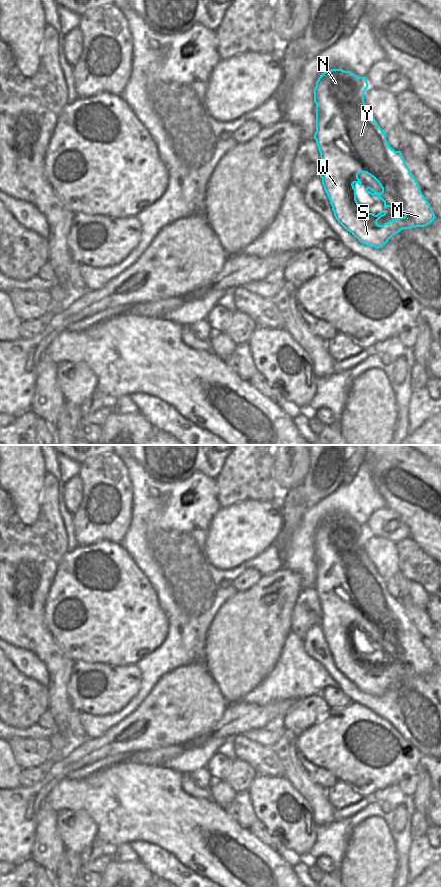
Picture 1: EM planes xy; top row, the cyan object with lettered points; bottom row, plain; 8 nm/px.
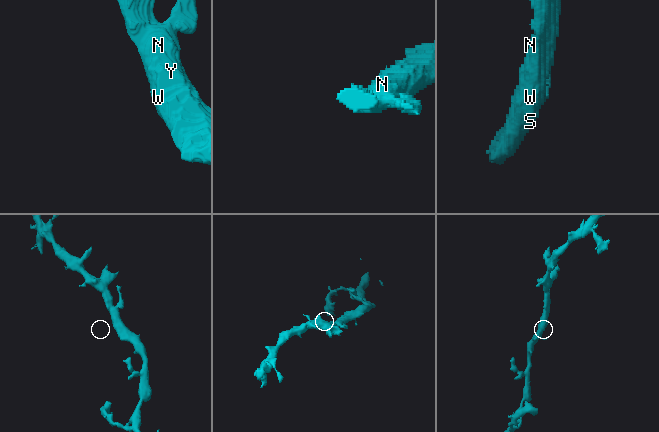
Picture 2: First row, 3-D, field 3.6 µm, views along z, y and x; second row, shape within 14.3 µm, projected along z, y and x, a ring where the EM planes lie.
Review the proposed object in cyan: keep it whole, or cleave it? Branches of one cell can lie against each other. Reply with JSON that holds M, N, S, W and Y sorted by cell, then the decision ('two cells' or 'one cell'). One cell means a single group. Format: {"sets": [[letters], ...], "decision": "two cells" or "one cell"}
{"sets": [["M", "N", "S", "W", "Y"]], "decision": "one cell"}

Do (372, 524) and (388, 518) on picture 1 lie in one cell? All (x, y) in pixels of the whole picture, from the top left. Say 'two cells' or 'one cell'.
one cell

